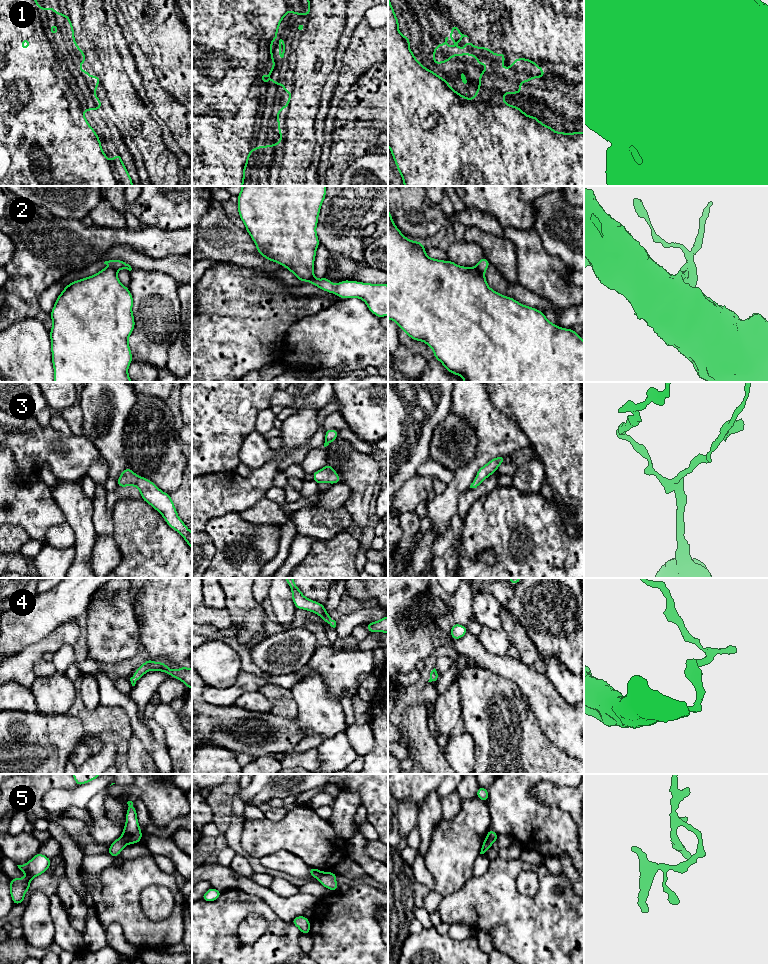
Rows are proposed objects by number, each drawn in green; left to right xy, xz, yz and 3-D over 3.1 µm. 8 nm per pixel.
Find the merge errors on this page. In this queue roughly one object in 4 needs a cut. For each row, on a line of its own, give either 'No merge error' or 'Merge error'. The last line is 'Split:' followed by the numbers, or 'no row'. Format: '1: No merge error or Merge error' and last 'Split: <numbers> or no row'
1: No merge error
2: Merge error
3: No merge error
4: No merge error
5: Merge error
Split: 2, 5

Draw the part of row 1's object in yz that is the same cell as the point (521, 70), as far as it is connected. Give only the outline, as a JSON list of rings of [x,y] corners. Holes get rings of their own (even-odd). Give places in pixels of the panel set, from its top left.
[[[388,0],[388,146],[390,148],[391,154],[393,156],[393,159],[395,161],[396,167],[398,171],[401,174],[404,186],[584,186],[584,132],[574,132],[574,133],[564,133],[564,132],[556,132],[553,130],[552,127],[547,126],[545,124],[542,124],[539,119],[535,116],[528,116],[525,114],[524,111],[522,111],[519,107],[507,104],[504,99],[503,95],[504,94],[520,94],[521,93],[521,83],[522,82],[530,82],[532,78],[544,78],[544,69],[540,68],[536,63],[532,60],[529,60],[527,58],[515,58],[515,61],[511,63],[510,68],[503,68],[501,66],[502,63],[506,62],[505,60],[505,52],[502,52],[501,54],[493,54],[493,50],[488,49],[486,47],[475,47],[472,42],[467,41],[465,42],[466,49],[465,48],[459,48],[458,46],[454,47],[449,47],[447,45],[448,37],[445,38],[445,42],[442,44],[438,44],[435,49],[433,50],[433,64],[443,64],[445,62],[450,61],[450,59],[456,55],[458,56],[464,56],[464,55],[469,55],[469,56],[474,56],[477,59],[477,63],[479,65],[487,65],[488,68],[486,70],[483,70],[479,74],[479,84],[478,87],[480,88],[477,91],[474,91],[473,93],[476,95],[475,100],[473,99],[474,96],[470,99],[466,98],[466,95],[463,97],[460,93],[456,92],[454,89],[452,89],[449,86],[449,81],[446,81],[444,78],[438,76],[436,73],[433,71],[425,68],[420,62],[416,60],[415,55],[413,52],[410,50],[409,45],[410,45],[410,39],[409,36],[402,36],[401,32],[399,31],[398,25],[399,25],[399,20],[396,18],[397,16],[395,15],[394,9],[390,3],[390,0]]]

